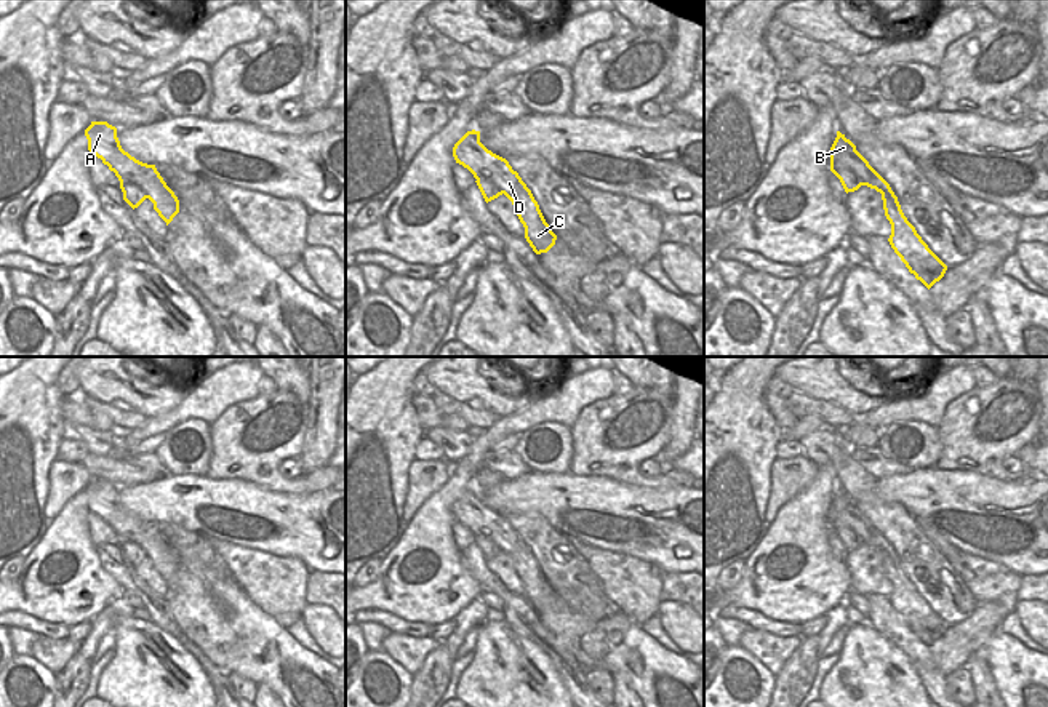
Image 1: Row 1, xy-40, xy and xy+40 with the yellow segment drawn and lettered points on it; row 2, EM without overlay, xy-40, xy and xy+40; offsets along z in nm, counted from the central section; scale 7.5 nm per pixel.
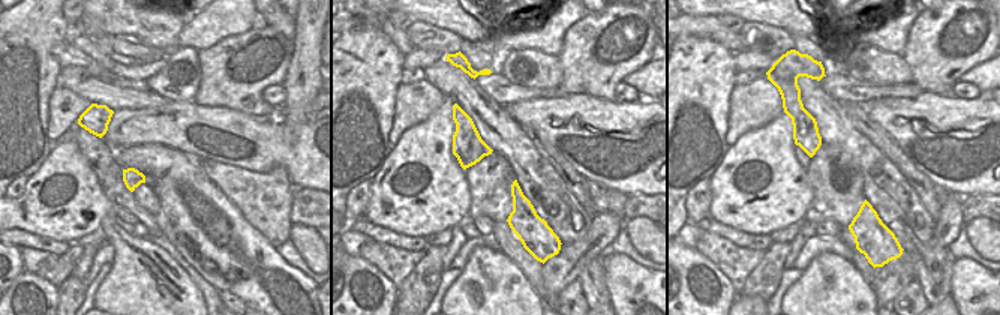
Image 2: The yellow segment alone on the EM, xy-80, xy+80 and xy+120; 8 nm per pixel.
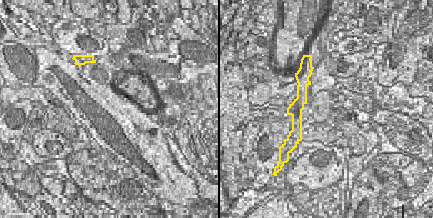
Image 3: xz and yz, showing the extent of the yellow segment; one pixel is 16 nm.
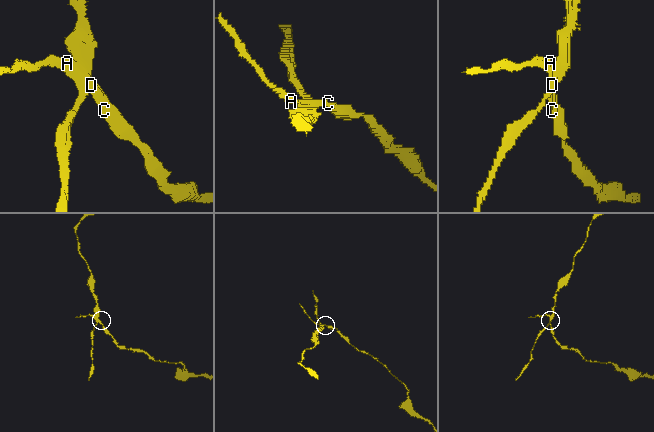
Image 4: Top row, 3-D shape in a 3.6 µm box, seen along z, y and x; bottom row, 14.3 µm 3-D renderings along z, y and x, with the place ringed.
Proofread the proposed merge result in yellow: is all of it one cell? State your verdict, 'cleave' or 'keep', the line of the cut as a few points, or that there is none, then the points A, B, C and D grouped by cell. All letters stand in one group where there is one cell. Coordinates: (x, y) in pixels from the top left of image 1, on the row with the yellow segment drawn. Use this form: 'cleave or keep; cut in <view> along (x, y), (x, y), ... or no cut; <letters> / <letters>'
cleave; cut in xy+40 along (855, 149), (853, 171), (860, 186); A C D / B

